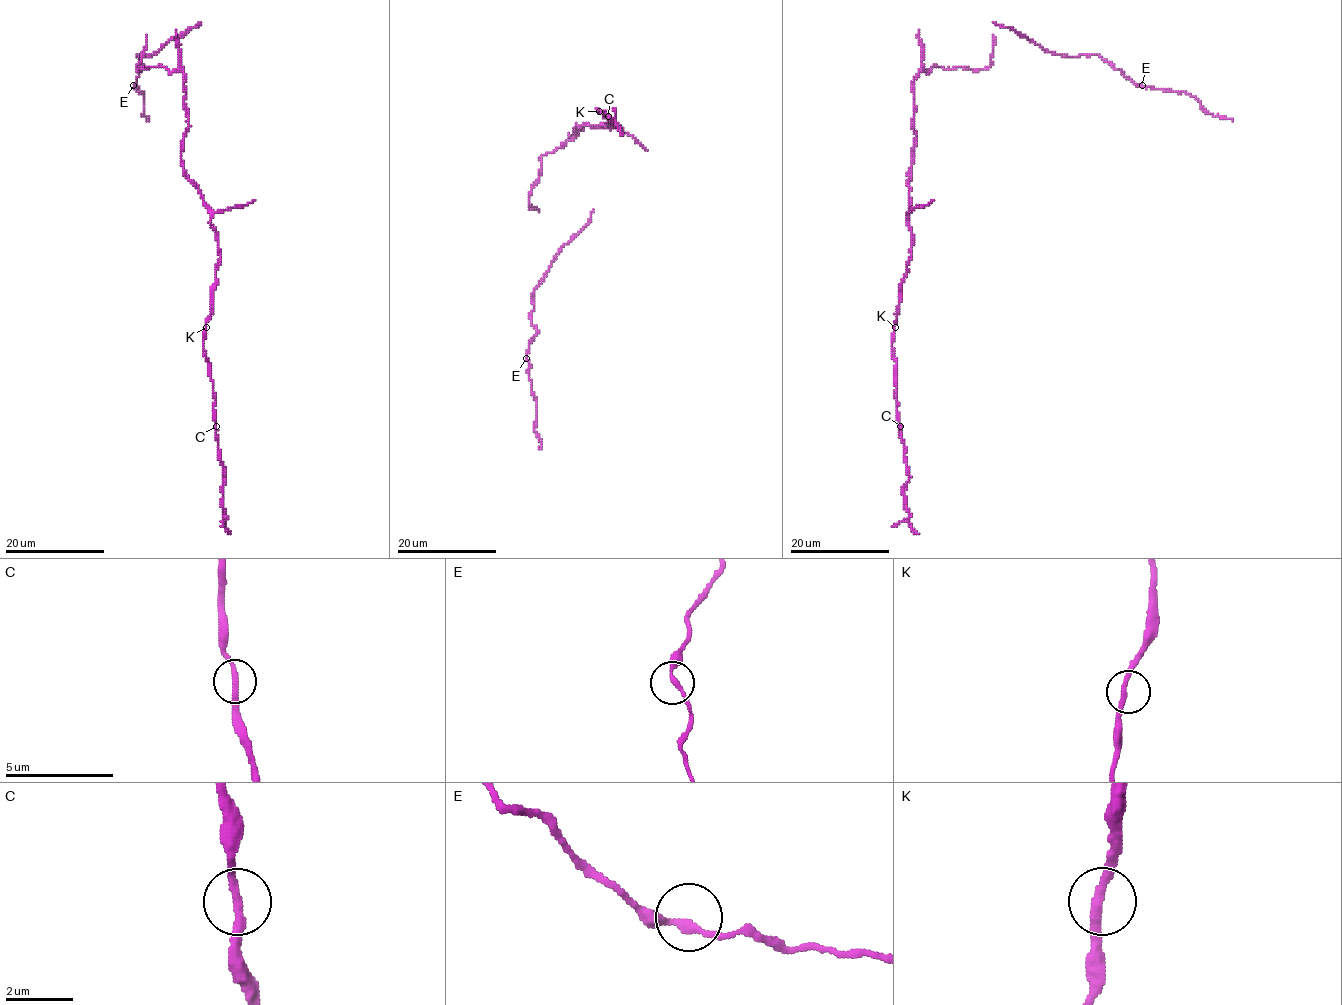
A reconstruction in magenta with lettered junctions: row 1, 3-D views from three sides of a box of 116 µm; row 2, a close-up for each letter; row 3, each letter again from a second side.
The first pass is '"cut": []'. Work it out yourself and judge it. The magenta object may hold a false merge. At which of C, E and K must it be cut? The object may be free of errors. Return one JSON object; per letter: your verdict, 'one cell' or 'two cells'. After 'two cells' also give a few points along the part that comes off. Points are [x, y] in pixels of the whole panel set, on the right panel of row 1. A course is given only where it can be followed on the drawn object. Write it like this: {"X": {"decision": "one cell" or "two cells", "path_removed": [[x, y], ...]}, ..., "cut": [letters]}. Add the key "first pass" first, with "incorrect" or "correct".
{"first pass": "correct", "C": {"decision": "one cell"}, "E": {"decision": "one cell"}, "K": {"decision": "one cell"}, "cut": []}

